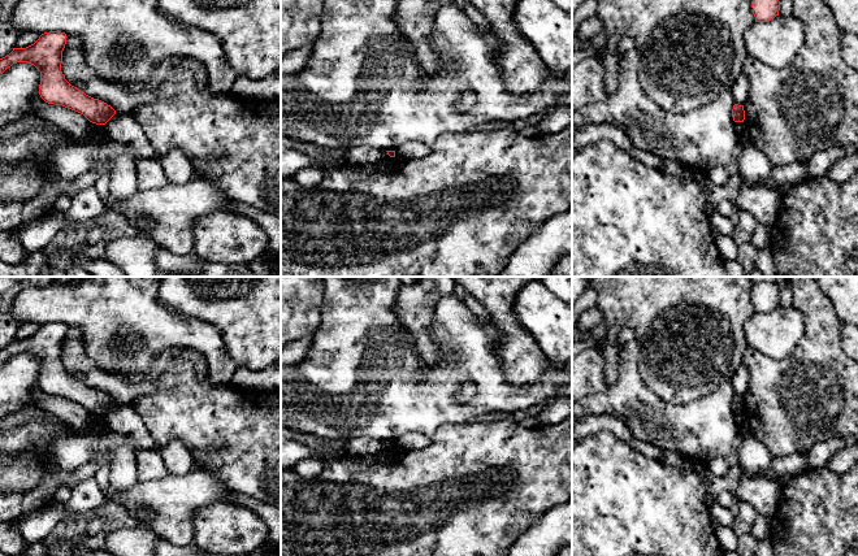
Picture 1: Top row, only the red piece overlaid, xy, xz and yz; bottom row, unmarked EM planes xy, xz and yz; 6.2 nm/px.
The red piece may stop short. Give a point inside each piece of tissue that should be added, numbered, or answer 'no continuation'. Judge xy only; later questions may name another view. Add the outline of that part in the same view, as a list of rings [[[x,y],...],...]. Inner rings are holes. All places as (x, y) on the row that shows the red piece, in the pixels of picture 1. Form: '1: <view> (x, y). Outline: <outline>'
no continuation

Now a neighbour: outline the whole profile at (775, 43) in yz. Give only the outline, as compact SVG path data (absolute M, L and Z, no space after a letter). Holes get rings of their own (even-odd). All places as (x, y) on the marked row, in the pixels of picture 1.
M794 14L755 22L744 35L748 56L774 69L789 65L803 47L805 39L805 25Z

